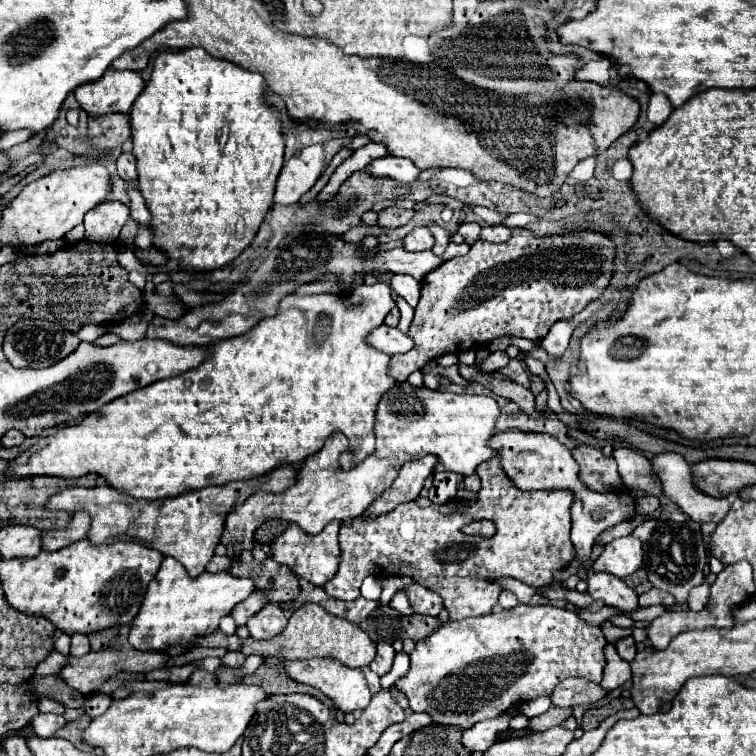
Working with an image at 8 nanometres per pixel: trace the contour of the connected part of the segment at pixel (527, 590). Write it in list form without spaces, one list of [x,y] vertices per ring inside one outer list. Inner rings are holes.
[[[503,578],[503,580],[501,580],[501,586],[507,588],[507,590],[511,590],[523,604],[529,604],[531,598],[533,598],[535,594],[539,594],[539,588],[527,586],[527,584],[523,584],[523,582],[519,582],[519,580],[513,580],[513,578]]]

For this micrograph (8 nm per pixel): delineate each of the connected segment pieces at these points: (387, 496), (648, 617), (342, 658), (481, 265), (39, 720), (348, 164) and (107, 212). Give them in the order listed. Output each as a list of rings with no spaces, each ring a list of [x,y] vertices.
[[[423,456],[419,460],[411,460],[411,462],[403,464],[395,482],[391,484],[391,488],[387,488],[383,492],[383,496],[379,500],[375,500],[371,504],[371,508],[367,508],[367,512],[363,512],[363,520],[377,518],[381,514],[395,510],[403,502],[415,500],[423,488],[425,478],[433,474],[435,464],[437,464],[435,456]]]
[[[651,606],[651,608],[637,608],[635,614],[631,614],[633,620],[641,620],[641,622],[651,622],[657,616],[661,616],[667,608],[665,606]]]
[[[303,604],[301,608],[297,608],[291,618],[287,628],[271,638],[271,640],[253,640],[253,638],[239,638],[237,634],[223,634],[219,628],[215,632],[211,632],[209,636],[201,636],[197,638],[195,646],[221,646],[225,650],[237,650],[245,656],[249,654],[257,654],[257,656],[275,656],[275,658],[283,658],[283,660],[295,660],[295,658],[335,658],[339,660],[343,666],[351,666],[351,668],[363,668],[367,664],[371,664],[371,660],[375,658],[375,644],[371,642],[371,638],[357,628],[353,622],[341,620],[337,616],[327,614],[321,606],[317,604]]]
[[[515,228],[513,236],[503,244],[477,240],[469,254],[443,262],[423,278],[421,300],[407,336],[415,342],[407,354],[395,354],[389,362],[389,376],[403,382],[429,360],[443,354],[459,354],[477,344],[487,346],[499,336],[519,336],[527,340],[543,340],[557,320],[567,320],[581,312],[589,302],[601,296],[611,280],[615,258],[613,242],[599,232],[575,232],[565,236],[533,236],[531,230]]]
[[[37,714],[31,720],[31,728],[33,728],[35,736],[41,736],[41,738],[53,736],[63,726],[65,726],[65,718],[57,716],[57,714]]]
[[[369,142],[367,146],[355,150],[355,154],[351,158],[347,158],[343,164],[337,166],[337,170],[333,172],[333,176],[329,178],[327,186],[317,194],[317,200],[329,200],[331,196],[335,196],[335,192],[339,190],[339,186],[353,174],[353,172],[359,172],[365,168],[365,164],[369,164],[371,160],[375,158],[383,158],[383,156],[389,156],[387,148],[383,148],[383,144],[377,144],[377,142]]]
[[[103,202],[85,216],[85,238],[91,242],[115,242],[127,220],[129,208],[125,204]]]

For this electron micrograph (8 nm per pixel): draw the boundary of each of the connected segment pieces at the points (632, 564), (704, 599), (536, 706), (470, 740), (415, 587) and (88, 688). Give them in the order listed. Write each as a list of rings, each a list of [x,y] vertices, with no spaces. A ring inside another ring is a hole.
[[[629,534],[623,538],[615,538],[611,544],[607,544],[601,556],[593,562],[593,570],[625,578],[633,574],[637,568],[641,568],[641,564],[643,564],[641,542]]]
[[[703,582],[701,586],[693,588],[693,592],[689,594],[689,602],[687,604],[689,604],[691,610],[703,610],[707,606],[707,602],[709,602],[709,584]]]
[[[541,696],[541,698],[535,698],[535,700],[525,702],[525,704],[521,706],[521,710],[523,710],[523,714],[525,714],[527,718],[533,718],[533,716],[537,716],[537,714],[543,714],[549,706],[551,706],[551,698],[549,698],[549,696]]]
[[[509,714],[497,716],[495,720],[483,720],[475,724],[469,730],[463,730],[461,744],[469,752],[485,752],[493,742],[497,742],[497,736],[509,730]]]
[[[411,584],[405,588],[405,594],[409,598],[411,608],[417,614],[427,614],[427,616],[437,616],[443,608],[443,600],[441,596],[437,596],[437,592],[423,588],[421,584]]]
[[[121,630],[119,634],[119,642],[115,648],[107,648],[101,652],[89,652],[85,656],[69,656],[67,664],[61,668],[59,678],[63,678],[65,684],[69,684],[71,688],[77,688],[77,692],[81,694],[91,694],[99,688],[101,682],[109,680],[111,676],[115,676],[117,672],[135,672],[135,674],[147,674],[155,668],[165,668],[169,662],[169,656],[165,652],[139,652],[133,646],[129,646],[129,642],[125,640],[125,630]]]

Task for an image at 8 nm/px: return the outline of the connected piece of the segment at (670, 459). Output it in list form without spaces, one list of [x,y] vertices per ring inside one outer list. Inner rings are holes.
[[[667,452],[657,454],[653,460],[653,470],[663,482],[663,494],[679,504],[679,508],[691,516],[695,522],[715,522],[731,508],[729,498],[713,498],[699,492],[691,482],[691,466],[679,454]]]

